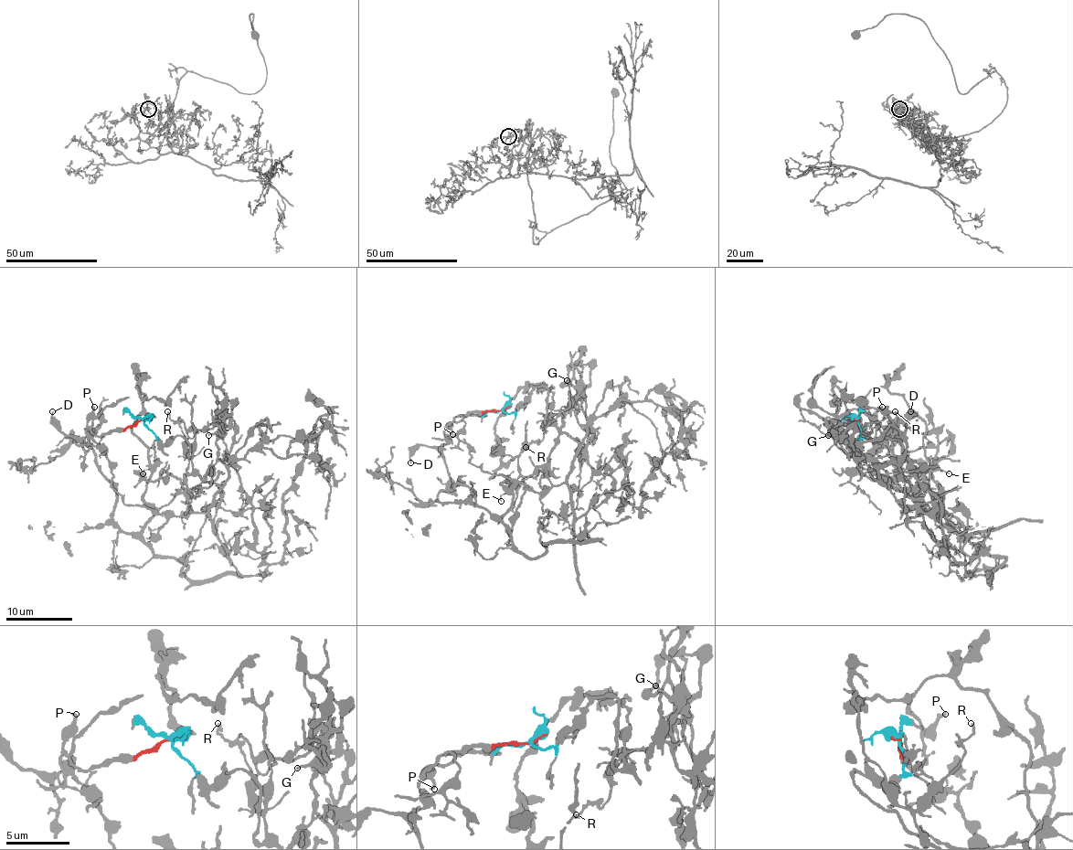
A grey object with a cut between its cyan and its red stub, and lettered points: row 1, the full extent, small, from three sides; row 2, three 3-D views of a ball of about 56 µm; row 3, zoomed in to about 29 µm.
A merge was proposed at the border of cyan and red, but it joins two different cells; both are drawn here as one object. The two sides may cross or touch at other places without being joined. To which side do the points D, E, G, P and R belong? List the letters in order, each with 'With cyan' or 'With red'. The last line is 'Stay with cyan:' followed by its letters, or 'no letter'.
D: With red
E: With red
G: With cyan
P: With red
R: With cyan
Stay with cyan: G, R

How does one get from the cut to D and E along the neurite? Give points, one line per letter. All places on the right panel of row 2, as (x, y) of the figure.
D: (855, 419), (864, 436), (874, 428), (894, 438), (892, 431), (910, 411)
E: (855, 419), (864, 436), (937, 449), (931, 479), (961, 534), (929, 487), (931, 471), (948, 473)

